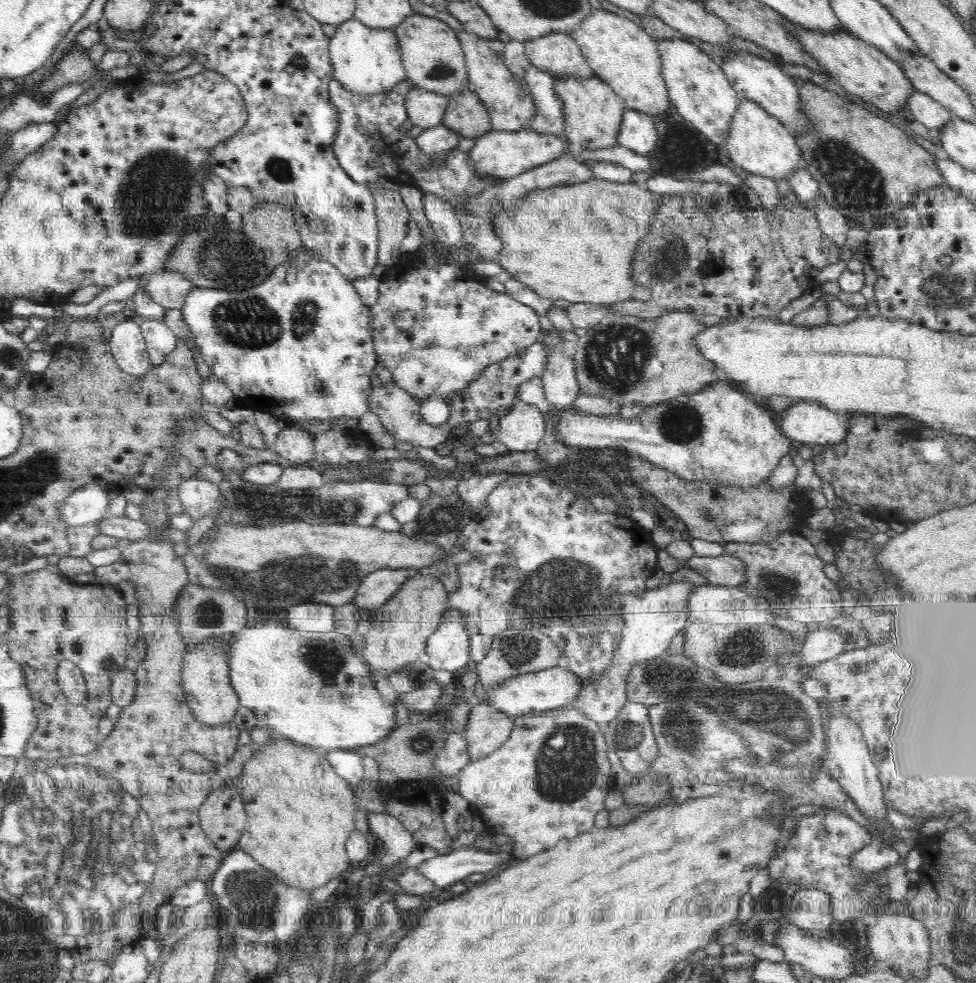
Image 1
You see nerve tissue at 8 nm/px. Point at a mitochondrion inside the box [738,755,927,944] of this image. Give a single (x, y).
(859, 899)

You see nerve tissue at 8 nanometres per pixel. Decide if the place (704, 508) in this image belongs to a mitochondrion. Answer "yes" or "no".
yes

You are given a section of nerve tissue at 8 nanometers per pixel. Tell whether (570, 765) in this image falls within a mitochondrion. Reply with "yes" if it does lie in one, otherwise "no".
yes

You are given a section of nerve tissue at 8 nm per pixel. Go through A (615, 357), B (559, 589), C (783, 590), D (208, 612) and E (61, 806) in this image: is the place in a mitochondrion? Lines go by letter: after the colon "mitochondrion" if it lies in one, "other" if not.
A: mitochondrion
B: mitochondrion
C: mitochondrion
D: mitochondrion
E: mitochondrion

